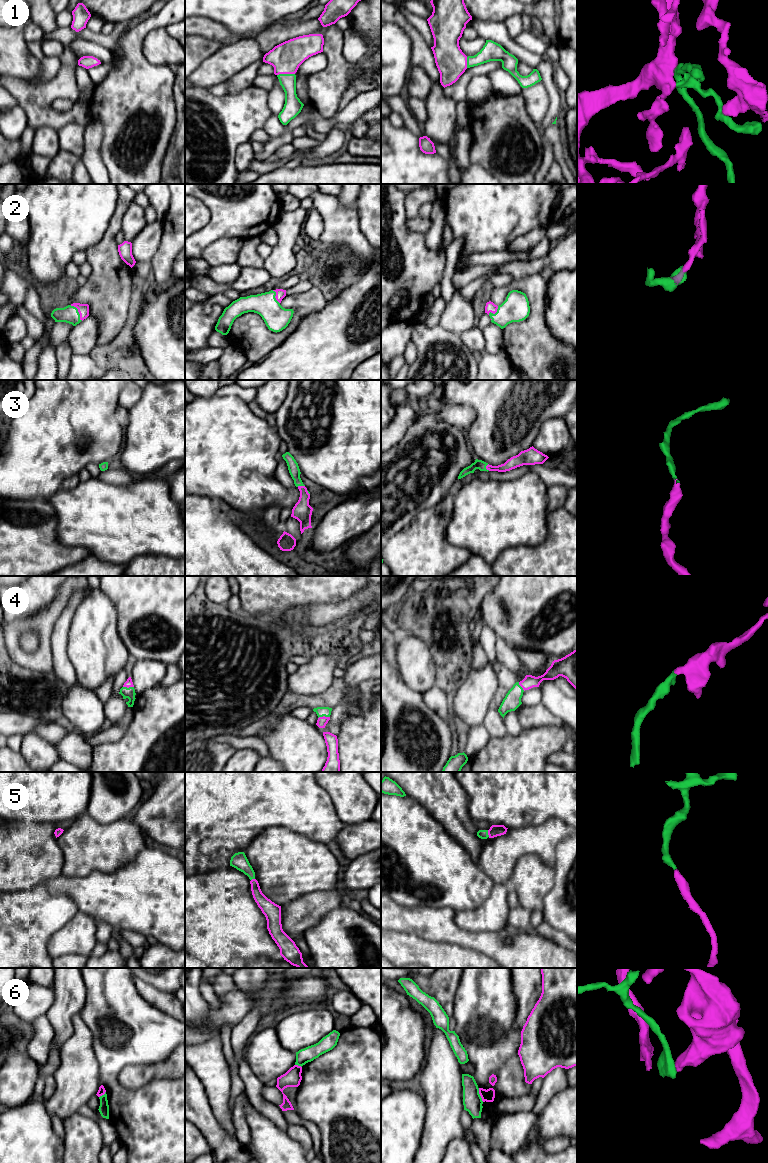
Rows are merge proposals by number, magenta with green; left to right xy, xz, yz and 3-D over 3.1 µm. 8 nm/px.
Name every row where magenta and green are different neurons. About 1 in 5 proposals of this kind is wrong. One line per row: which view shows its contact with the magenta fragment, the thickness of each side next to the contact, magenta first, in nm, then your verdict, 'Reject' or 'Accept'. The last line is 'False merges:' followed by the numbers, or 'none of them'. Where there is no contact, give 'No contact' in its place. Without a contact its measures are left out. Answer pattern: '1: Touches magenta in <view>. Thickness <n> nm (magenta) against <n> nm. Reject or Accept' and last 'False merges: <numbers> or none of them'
1: Touches magenta in xz. Thickness 240 nm (magenta) against 130 nm. Accept
2: Touches magenta in xy. Thickness 90 nm (magenta) against 140 nm. Accept
3: Touches magenta in yz. Thickness 100 nm (magenta) against 80 nm. Accept
4: Touches magenta in xz. Thickness 80 nm (magenta) against 80 nm. Accept
5: Touches magenta in yz. Thickness 100 nm (magenta) against 80 nm. Accept
6: Touches magenta in yz. Thickness 100 nm (magenta) against 160 nm. Reject
False merges: 6

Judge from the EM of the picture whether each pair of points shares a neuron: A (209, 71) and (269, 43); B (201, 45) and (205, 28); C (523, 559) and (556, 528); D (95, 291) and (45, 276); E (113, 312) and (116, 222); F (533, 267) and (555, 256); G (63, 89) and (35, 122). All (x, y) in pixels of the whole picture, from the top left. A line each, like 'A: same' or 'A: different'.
A: different
B: different
C: same
D: different
E: same
F: same
G: same

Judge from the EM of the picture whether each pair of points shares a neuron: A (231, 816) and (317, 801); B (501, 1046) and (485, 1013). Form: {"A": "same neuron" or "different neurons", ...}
{"A": "same neuron", "B": "same neuron"}

